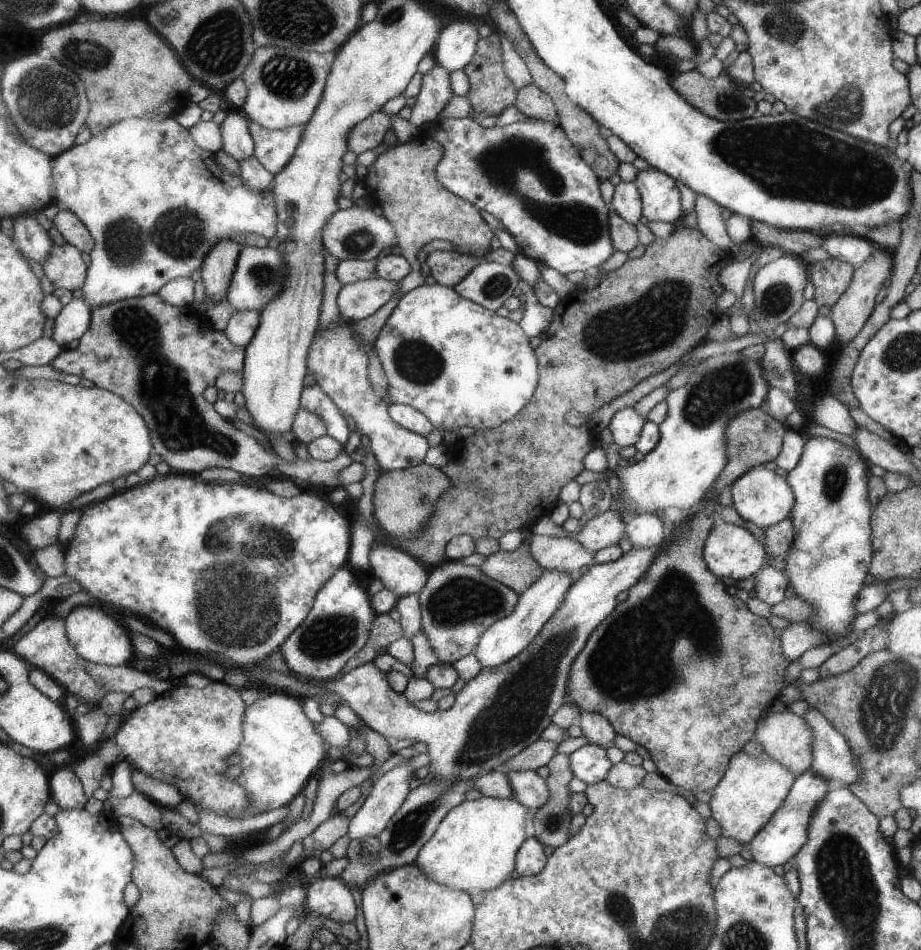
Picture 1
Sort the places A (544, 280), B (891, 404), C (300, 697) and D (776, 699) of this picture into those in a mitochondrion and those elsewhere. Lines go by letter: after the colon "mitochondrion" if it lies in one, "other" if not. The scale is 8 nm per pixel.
A: other
B: other
C: other
D: other

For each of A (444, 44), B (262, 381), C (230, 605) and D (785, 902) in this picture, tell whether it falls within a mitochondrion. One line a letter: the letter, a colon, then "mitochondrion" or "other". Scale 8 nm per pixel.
A: other
B: other
C: mitochondrion
D: other

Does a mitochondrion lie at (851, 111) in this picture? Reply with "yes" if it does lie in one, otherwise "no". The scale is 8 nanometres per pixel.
yes

